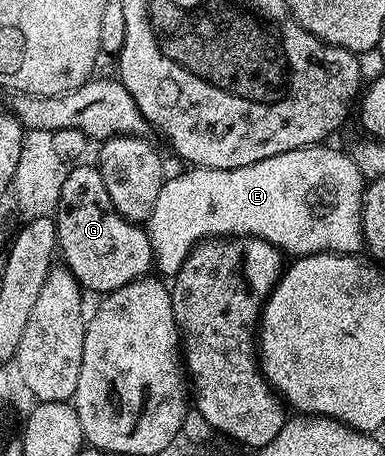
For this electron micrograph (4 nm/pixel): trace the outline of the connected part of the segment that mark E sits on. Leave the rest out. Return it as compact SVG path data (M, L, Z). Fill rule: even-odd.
M326 143L310 144L308 148L289 150L285 154L277 154L273 158L261 158L261 162L253 162L253 166L237 166L233 170L217 170L216 168L188 167L187 172L179 172L176 176L168 175L161 186L161 194L157 194L157 202L153 202L151 216L145 222L147 237L151 239L151 258L154 269L163 278L174 278L181 270L185 258L202 240L212 238L230 238L233 236L256 236L269 242L280 252L292 257L312 256L318 252L333 252L336 254L355 254L364 247L363 227L361 226L361 206L363 205L363 189L365 179L350 155L338 152L335 148L327 148Z

